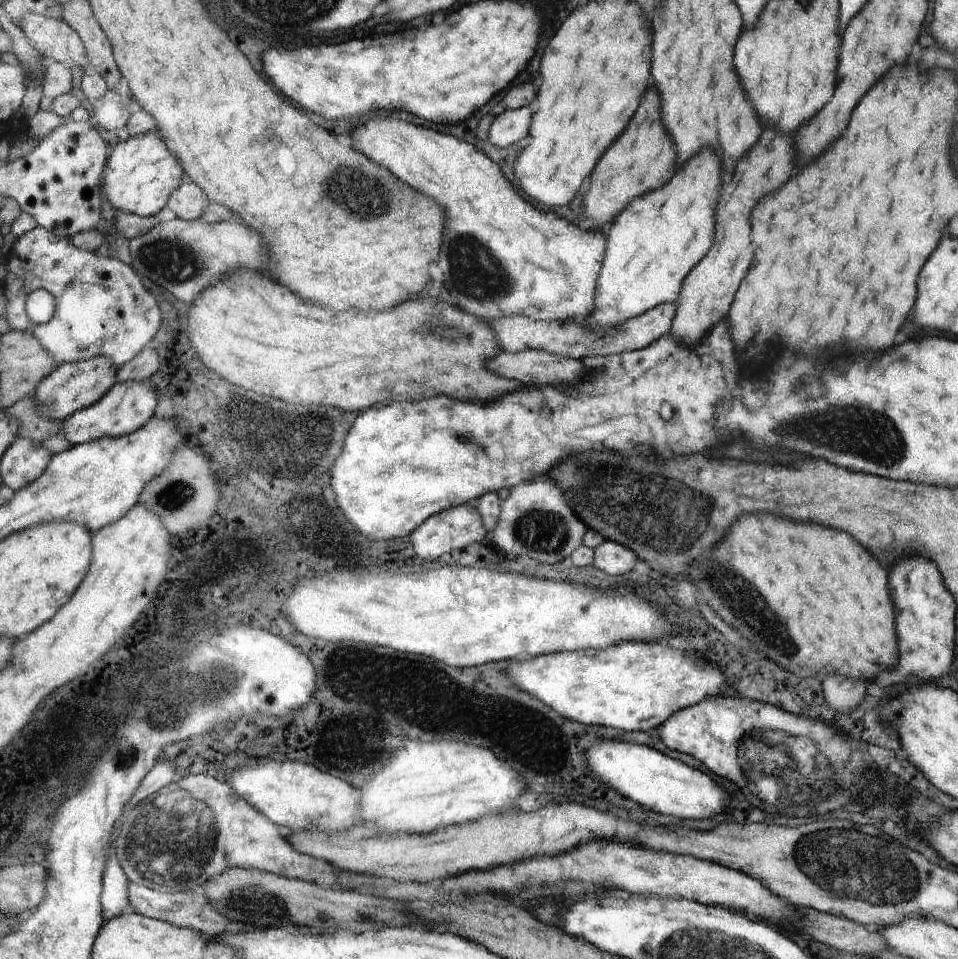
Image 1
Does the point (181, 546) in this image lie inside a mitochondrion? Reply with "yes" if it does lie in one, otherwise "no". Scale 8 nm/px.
no

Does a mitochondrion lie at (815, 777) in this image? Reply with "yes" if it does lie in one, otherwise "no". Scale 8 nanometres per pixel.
yes

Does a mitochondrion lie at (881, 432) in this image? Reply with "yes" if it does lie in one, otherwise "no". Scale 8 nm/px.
yes

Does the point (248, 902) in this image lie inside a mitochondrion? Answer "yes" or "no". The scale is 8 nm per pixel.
yes

